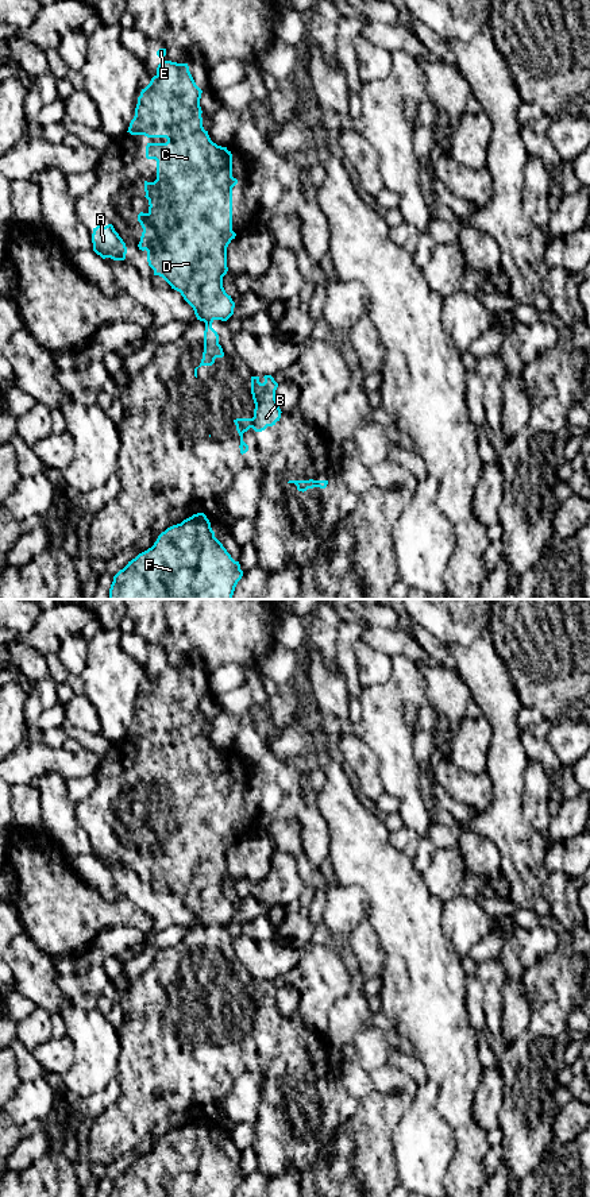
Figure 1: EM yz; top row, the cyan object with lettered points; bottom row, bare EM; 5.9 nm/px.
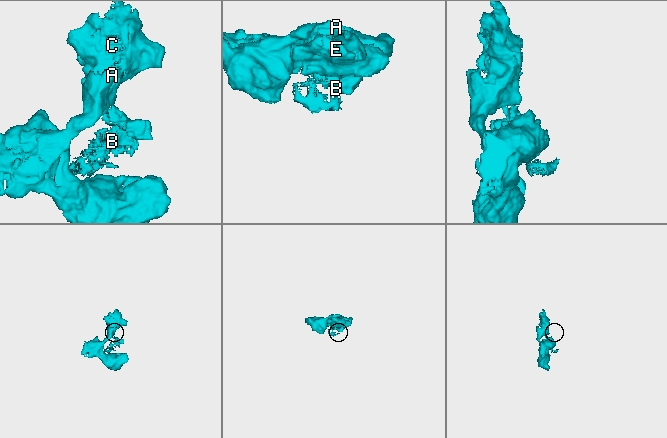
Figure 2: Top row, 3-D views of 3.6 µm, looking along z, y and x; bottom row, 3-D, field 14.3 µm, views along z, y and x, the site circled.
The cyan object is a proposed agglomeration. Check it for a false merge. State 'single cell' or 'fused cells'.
fused cells

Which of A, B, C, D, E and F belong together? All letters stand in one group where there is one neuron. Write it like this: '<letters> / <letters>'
A C D E F / B

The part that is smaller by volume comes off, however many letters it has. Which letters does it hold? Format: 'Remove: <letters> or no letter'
Remove: B

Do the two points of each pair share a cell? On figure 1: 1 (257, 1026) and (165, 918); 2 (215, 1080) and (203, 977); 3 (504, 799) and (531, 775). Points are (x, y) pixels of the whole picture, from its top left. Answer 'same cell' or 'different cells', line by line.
1: different cells
2: same cell
3: different cells

